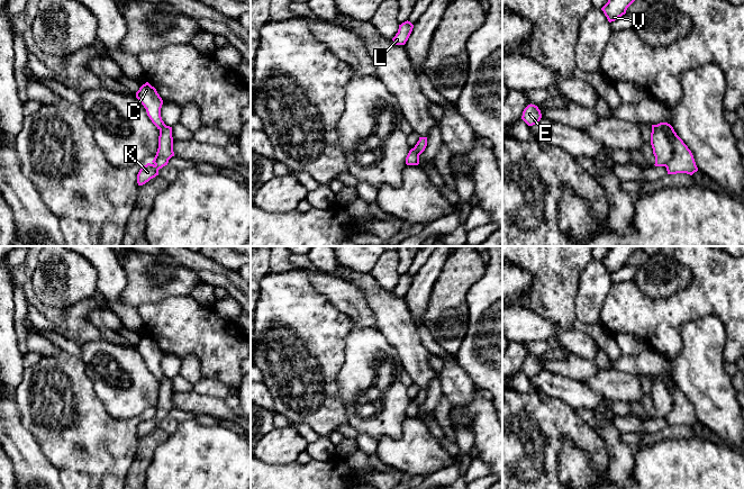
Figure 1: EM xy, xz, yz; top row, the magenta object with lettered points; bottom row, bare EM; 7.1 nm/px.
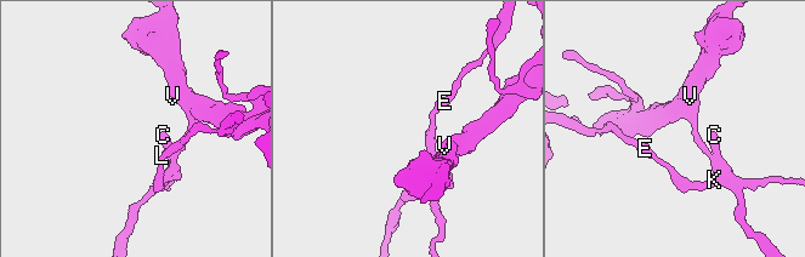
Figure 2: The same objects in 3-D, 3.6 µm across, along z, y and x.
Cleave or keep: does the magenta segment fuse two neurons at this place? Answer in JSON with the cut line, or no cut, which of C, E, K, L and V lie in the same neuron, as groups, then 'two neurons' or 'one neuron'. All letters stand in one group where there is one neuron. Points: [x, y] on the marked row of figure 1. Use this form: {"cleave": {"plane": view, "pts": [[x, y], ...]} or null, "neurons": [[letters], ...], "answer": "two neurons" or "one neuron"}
{"cleave": {"plane": "yz", "pts": [[656, 125], [672, 145], [672, 157], [665, 165]]}, "neurons": [["C", "E", "K", "L"], ["V"]], "answer": "two neurons"}

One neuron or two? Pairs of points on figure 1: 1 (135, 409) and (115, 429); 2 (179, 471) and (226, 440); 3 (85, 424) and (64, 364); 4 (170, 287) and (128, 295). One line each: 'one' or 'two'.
1: two
2: one
3: one
4: one

